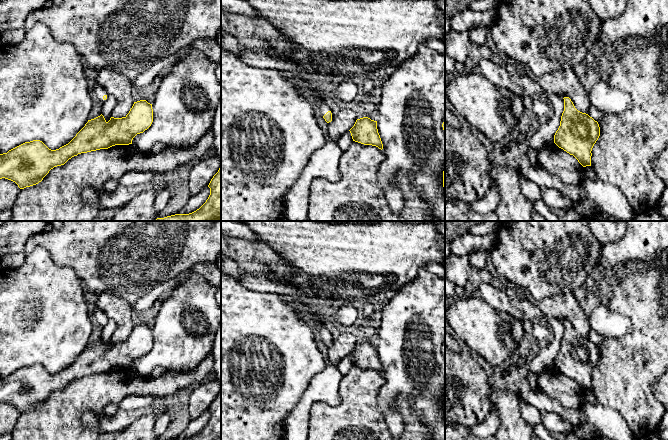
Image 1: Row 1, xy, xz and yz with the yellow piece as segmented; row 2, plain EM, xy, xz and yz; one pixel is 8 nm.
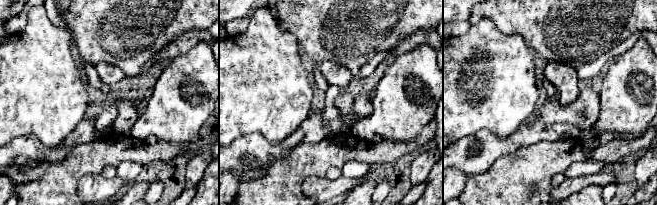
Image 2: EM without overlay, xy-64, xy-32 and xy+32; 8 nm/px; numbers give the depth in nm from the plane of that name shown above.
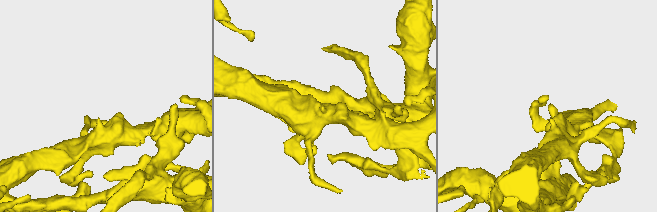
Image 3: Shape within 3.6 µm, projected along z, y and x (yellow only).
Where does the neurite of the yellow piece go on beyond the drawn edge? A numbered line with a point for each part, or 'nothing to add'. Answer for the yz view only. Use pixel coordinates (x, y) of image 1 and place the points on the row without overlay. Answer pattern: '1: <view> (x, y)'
nothing to add

